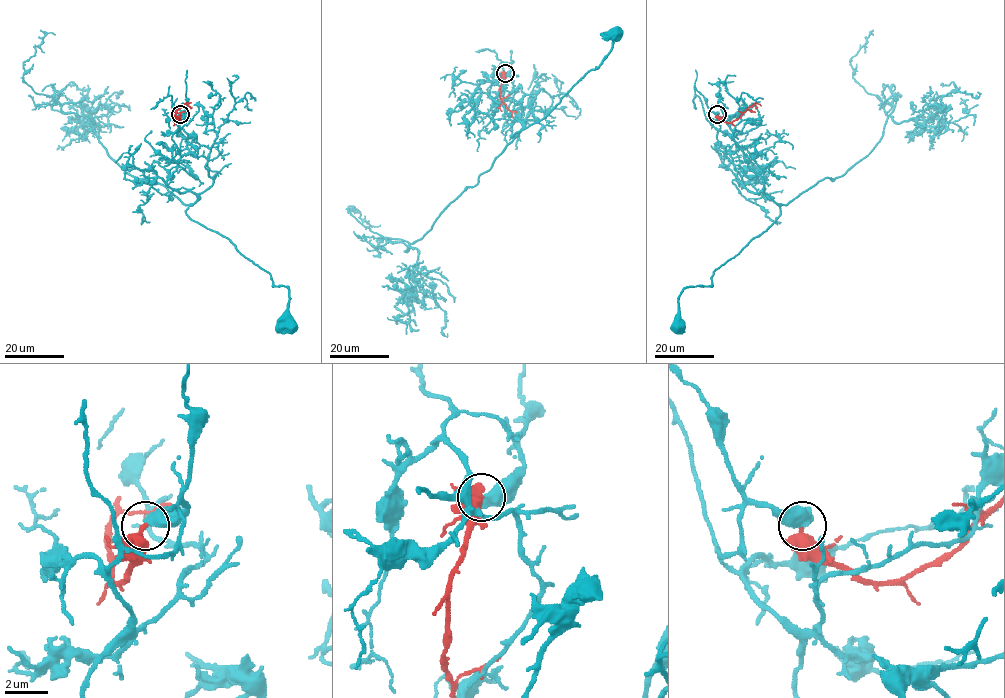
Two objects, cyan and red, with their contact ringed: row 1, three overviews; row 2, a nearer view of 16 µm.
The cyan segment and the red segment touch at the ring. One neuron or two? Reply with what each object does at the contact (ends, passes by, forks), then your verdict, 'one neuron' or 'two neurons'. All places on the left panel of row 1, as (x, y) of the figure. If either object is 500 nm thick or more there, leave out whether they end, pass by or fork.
two neurons

